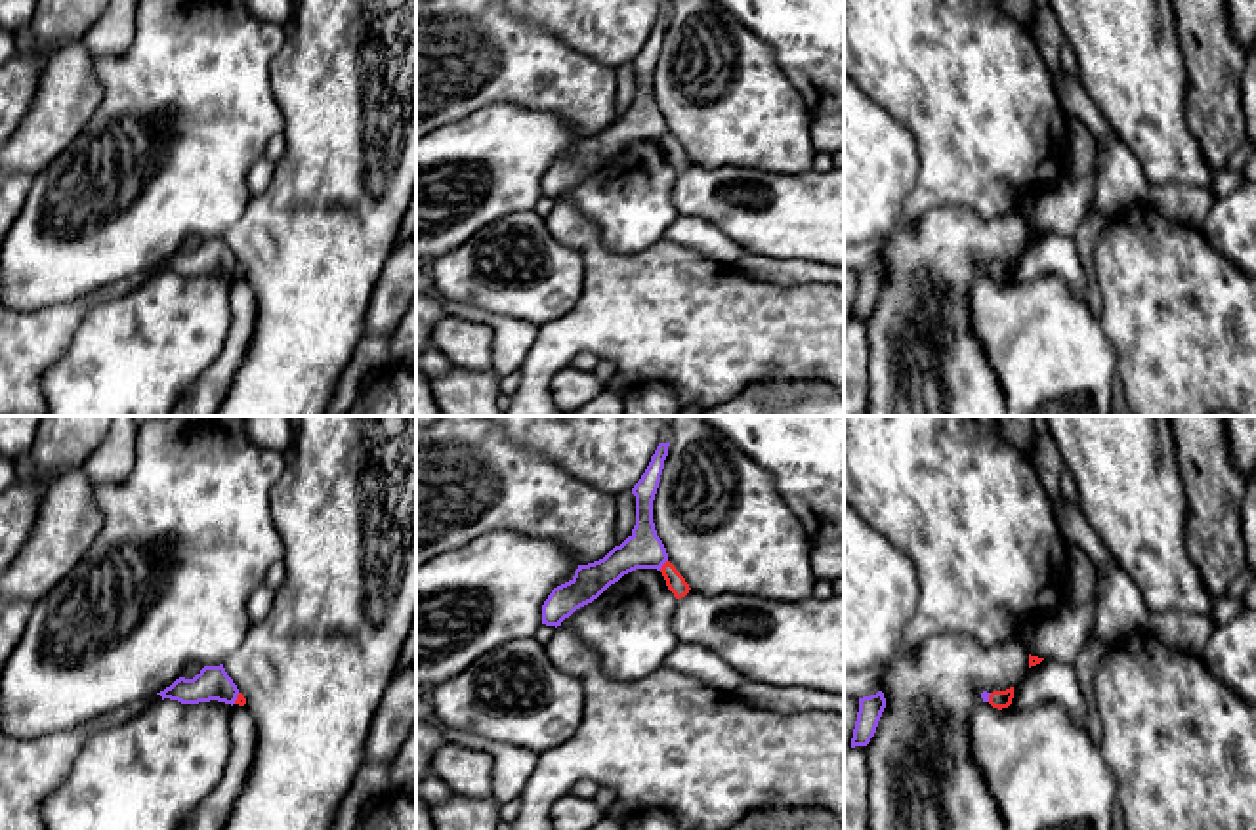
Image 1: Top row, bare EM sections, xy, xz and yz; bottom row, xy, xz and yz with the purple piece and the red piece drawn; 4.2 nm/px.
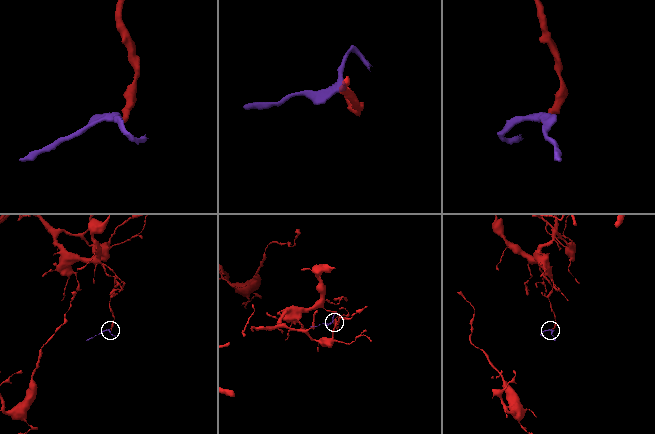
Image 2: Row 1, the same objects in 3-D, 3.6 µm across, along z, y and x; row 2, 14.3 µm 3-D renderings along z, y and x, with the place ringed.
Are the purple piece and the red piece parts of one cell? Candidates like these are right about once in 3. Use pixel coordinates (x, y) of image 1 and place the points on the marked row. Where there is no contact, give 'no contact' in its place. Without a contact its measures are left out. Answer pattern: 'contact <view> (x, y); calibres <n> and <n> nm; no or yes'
contact xz (663, 563); calibres 160 and 80 nm; no

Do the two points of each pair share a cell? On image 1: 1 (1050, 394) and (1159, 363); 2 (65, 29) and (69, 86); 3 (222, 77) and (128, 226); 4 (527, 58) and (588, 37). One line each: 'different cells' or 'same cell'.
1: different cells
2: different cells
3: same cell
4: different cells

